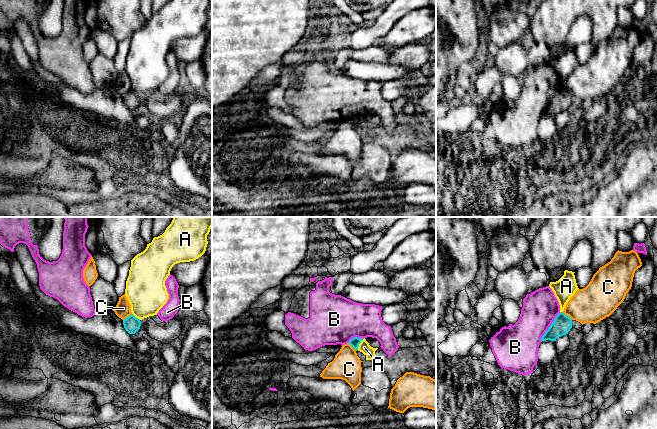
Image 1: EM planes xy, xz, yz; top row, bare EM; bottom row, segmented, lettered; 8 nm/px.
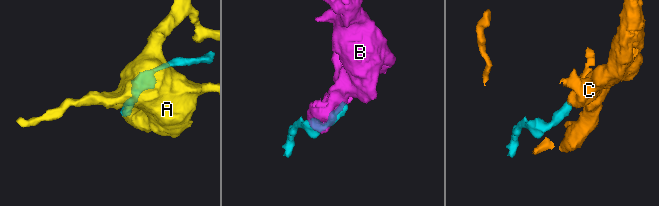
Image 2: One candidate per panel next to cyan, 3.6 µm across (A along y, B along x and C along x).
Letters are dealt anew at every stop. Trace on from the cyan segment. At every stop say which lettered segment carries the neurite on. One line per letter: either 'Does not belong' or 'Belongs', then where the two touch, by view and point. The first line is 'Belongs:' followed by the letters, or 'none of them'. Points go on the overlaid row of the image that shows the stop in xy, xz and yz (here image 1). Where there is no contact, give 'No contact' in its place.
Belongs: none of them
A: Does not belong. Touches cyan at xz (359, 343)
B: Does not belong. Touches cyan at yz (549, 327)
C: Does not belong. Touches cyan at yz (566, 315)

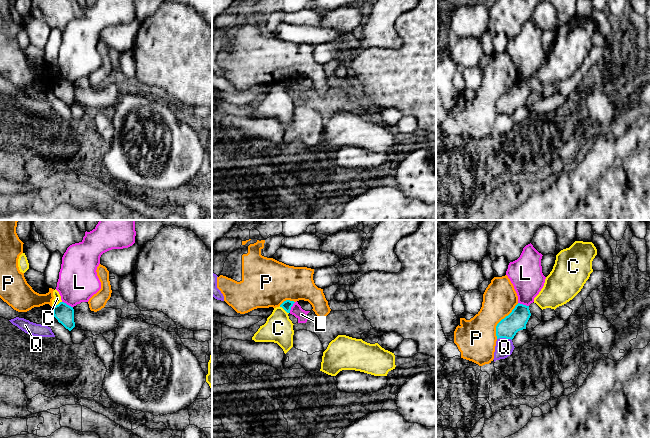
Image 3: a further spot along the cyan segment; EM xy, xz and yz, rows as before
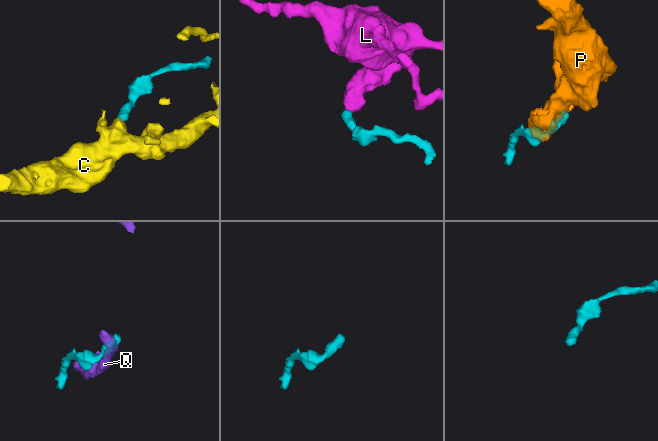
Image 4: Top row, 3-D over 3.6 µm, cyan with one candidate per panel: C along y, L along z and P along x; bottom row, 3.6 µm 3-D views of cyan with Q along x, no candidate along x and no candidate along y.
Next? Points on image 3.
Belongs: none of them
C: Does not belong. Touches cyan at xz (284, 309)
L: Does not belong. Touches cyan at xy (66, 304)
P: Does not belong. Touches cyan at yz (501, 320)
Q: Does not belong. Touches cyan at yz (504, 337)

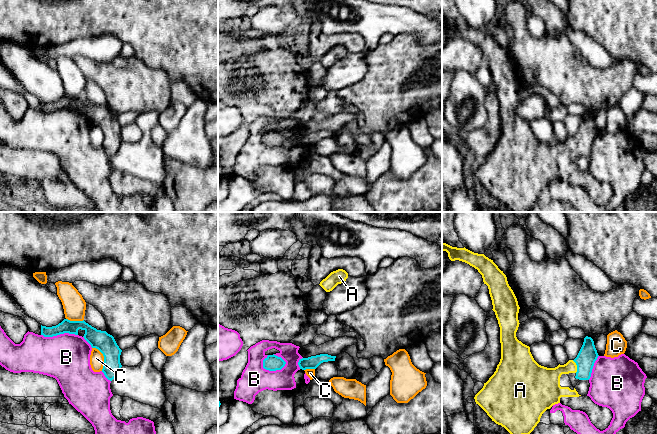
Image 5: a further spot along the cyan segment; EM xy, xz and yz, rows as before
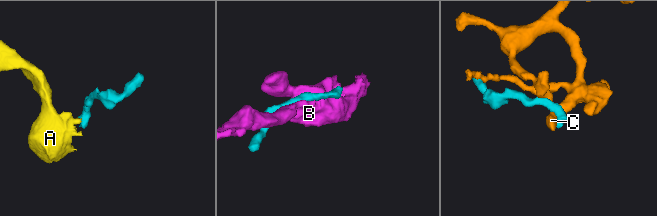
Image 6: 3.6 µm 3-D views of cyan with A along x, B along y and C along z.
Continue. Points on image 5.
Belongs: A
A: Belongs. Touches cyan at yz (577, 366)
B: Does not belong. Touches cyan at xz (274, 370)
C: Does not belong. Touches cyan at xy (104, 357)

